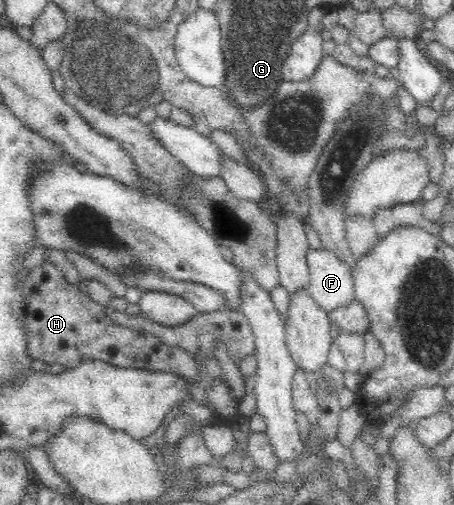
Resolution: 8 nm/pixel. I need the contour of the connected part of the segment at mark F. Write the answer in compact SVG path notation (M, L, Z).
M327 250L307 251L308 291L325 312L354 299L354 278L348 266Z

